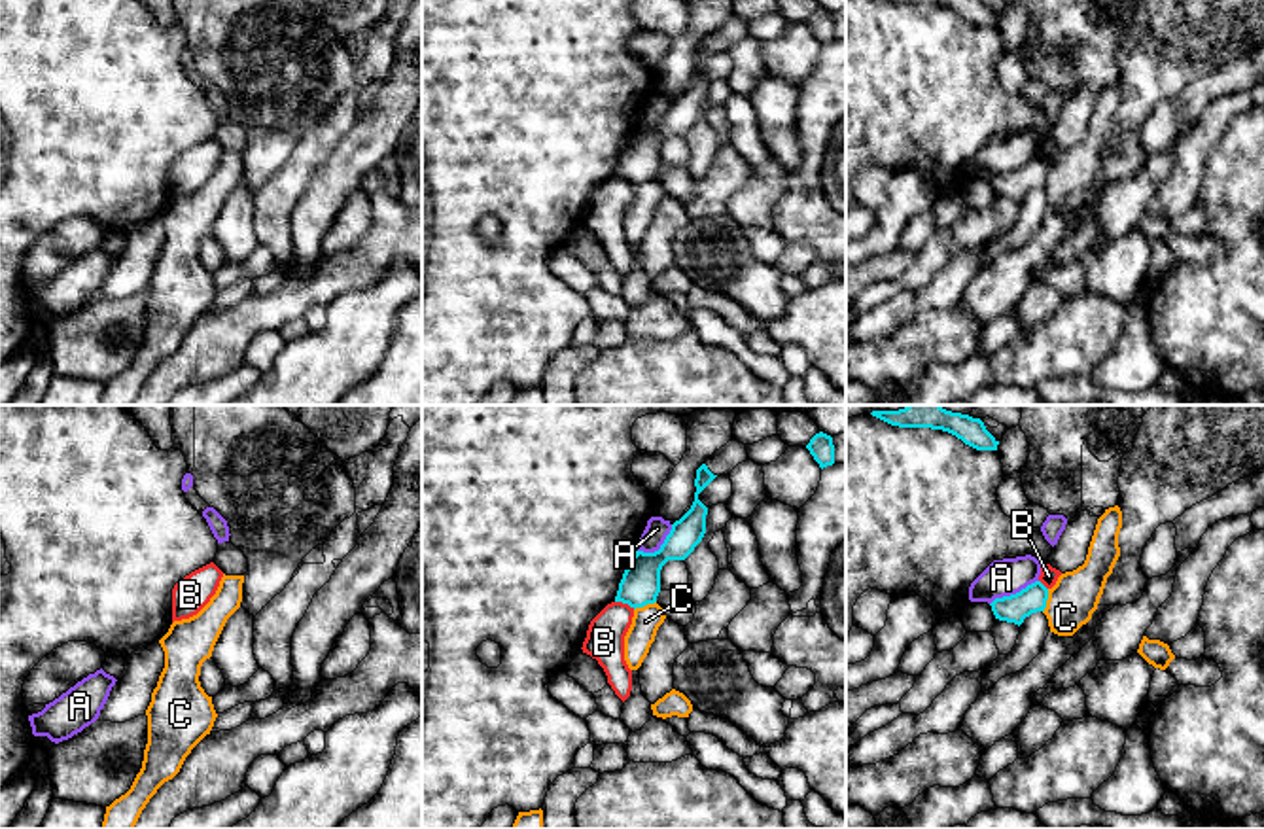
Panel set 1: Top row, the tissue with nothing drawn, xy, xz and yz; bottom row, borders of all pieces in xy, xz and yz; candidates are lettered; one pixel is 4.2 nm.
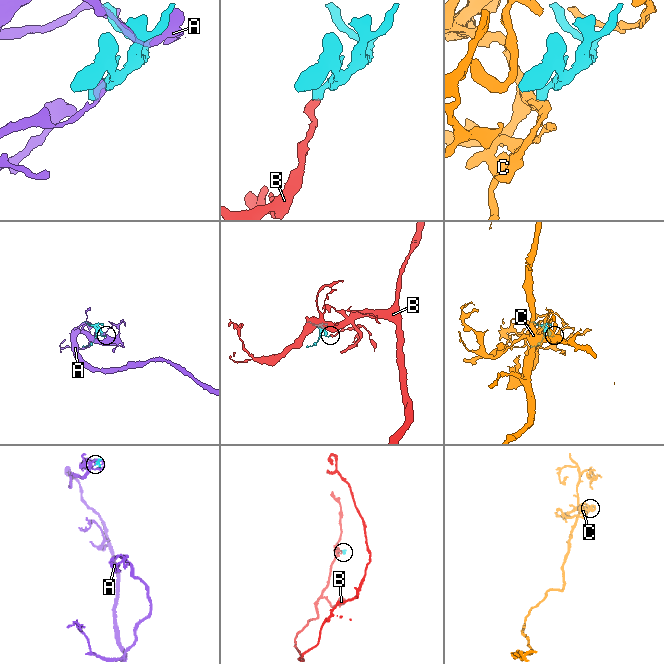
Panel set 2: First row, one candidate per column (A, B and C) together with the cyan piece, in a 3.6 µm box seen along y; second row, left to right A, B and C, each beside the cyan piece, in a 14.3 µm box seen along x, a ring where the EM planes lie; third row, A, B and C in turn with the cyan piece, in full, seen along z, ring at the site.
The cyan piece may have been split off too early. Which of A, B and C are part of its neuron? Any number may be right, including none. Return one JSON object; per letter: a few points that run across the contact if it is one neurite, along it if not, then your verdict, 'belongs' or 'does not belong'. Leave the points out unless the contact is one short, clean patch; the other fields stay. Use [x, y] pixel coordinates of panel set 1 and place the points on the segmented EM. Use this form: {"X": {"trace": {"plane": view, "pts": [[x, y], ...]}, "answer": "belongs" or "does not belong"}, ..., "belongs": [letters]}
{"A": {"answer": "does not belong"}, "B": {"trace": {"plane": "xz", "pts": [[615, 600], [634, 608]]}, "answer": "does not belong"}, "C": {"trace": {"plane": "yz", "pts": [[1049, 589], [1043, 612]]}, "answer": "does not belong"}, "belongs": []}

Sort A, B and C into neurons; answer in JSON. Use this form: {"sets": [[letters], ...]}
{"sets": [["A"], ["B"], ["C"]]}

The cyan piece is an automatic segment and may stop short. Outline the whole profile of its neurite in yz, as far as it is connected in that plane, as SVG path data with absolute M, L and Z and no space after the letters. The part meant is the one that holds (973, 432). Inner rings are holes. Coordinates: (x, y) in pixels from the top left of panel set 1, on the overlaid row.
M906 405L899 411L872 411L870 414L899 428L931 428L948 432L976 450L997 450L999 445L980 418L952 413L940 405Z

